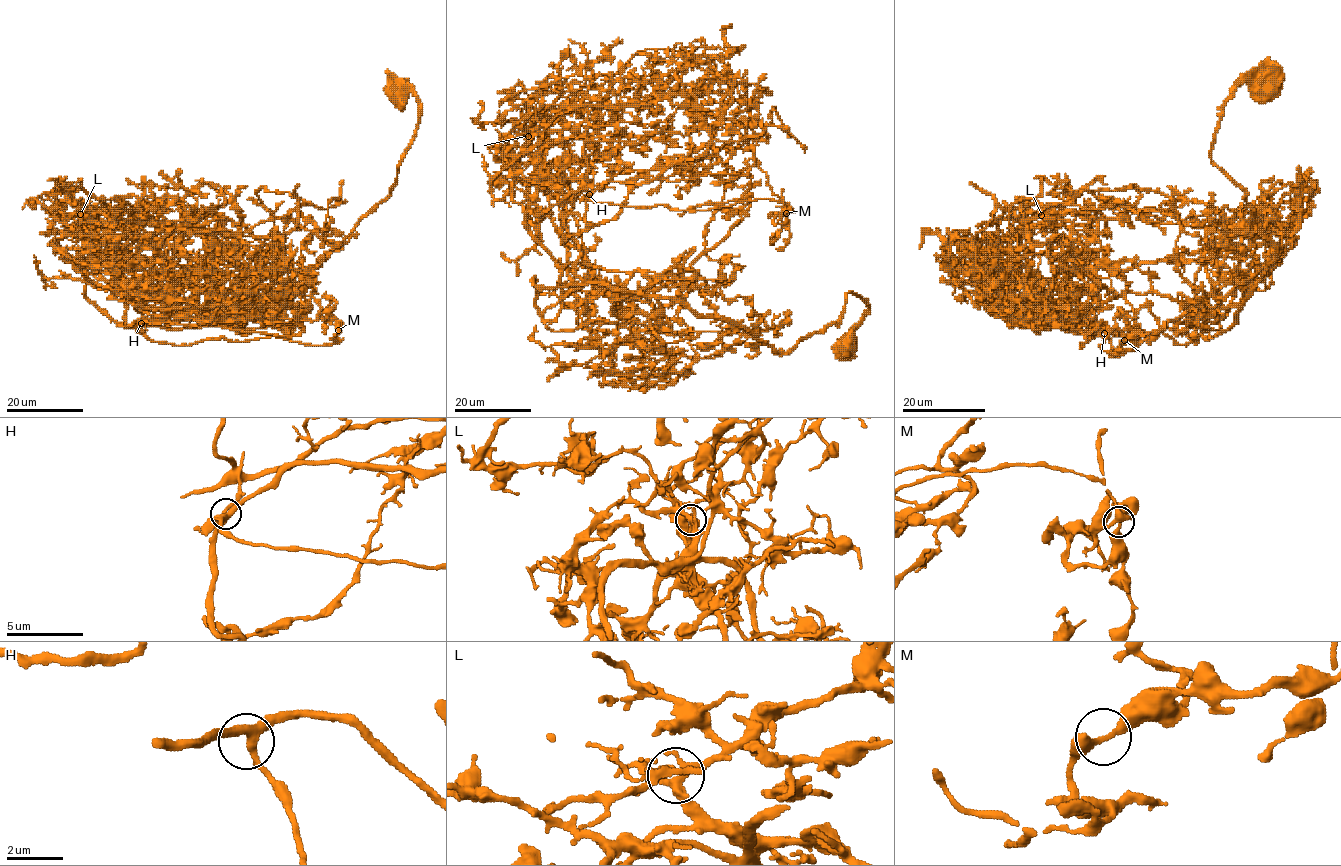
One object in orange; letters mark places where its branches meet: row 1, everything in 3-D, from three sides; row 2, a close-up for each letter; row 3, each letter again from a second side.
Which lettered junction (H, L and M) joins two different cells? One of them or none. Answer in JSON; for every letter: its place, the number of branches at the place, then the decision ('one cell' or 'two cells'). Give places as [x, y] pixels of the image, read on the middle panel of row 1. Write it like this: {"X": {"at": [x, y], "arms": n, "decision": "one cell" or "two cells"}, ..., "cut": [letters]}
{"H": {"at": [589, 194], "arms": 3, "decision": "one cell"}, "L": {"at": [528, 136], "arms": 3, "decision": "one cell"}, "M": {"at": [786, 213], "arms": 2, "decision": "one cell"}, "cut": []}

